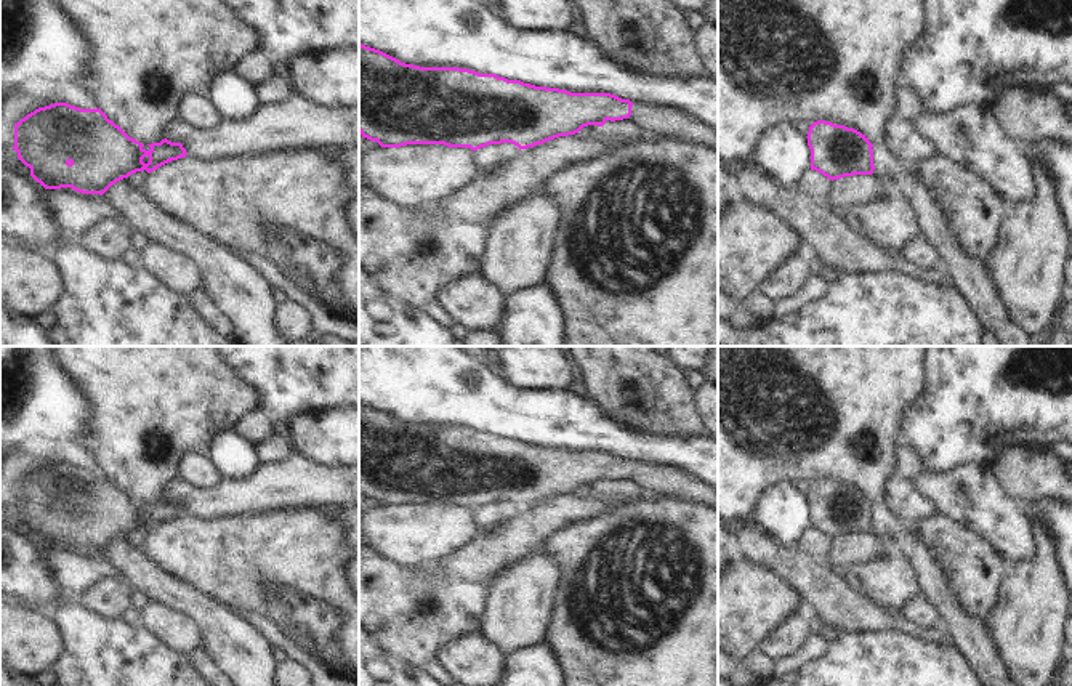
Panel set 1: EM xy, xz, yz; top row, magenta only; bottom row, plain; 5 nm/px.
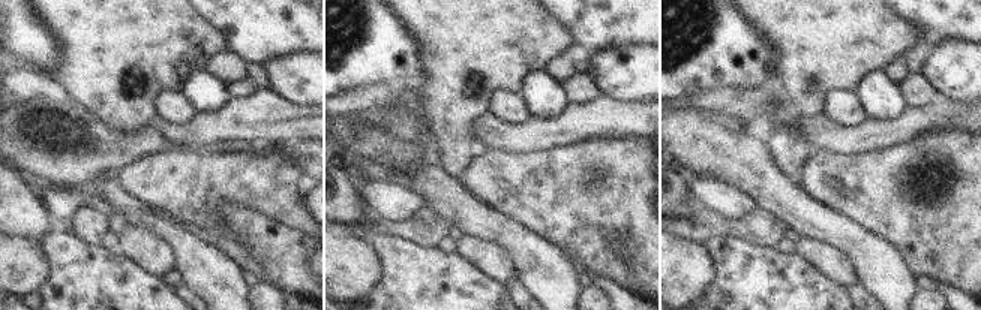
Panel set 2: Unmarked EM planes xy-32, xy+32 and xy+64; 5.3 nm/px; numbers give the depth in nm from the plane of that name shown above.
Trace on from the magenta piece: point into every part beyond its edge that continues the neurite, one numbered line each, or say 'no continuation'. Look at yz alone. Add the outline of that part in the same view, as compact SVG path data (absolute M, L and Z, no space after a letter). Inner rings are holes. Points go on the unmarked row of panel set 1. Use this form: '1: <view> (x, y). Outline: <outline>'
no continuation.

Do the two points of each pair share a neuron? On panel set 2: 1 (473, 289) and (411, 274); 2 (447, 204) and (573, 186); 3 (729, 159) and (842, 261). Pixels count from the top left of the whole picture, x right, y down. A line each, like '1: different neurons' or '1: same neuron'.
1: same neuron
2: different neurons
3: different neurons

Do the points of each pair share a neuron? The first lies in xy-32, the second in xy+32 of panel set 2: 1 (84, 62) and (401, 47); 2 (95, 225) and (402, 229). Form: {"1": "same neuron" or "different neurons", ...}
{"1": "different neurons", "2": "same neuron"}

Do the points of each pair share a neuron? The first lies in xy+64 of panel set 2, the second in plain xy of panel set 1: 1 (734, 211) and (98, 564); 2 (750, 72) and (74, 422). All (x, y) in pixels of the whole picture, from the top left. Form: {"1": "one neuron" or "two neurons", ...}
{"1": "one neuron", "2": "one neuron"}

